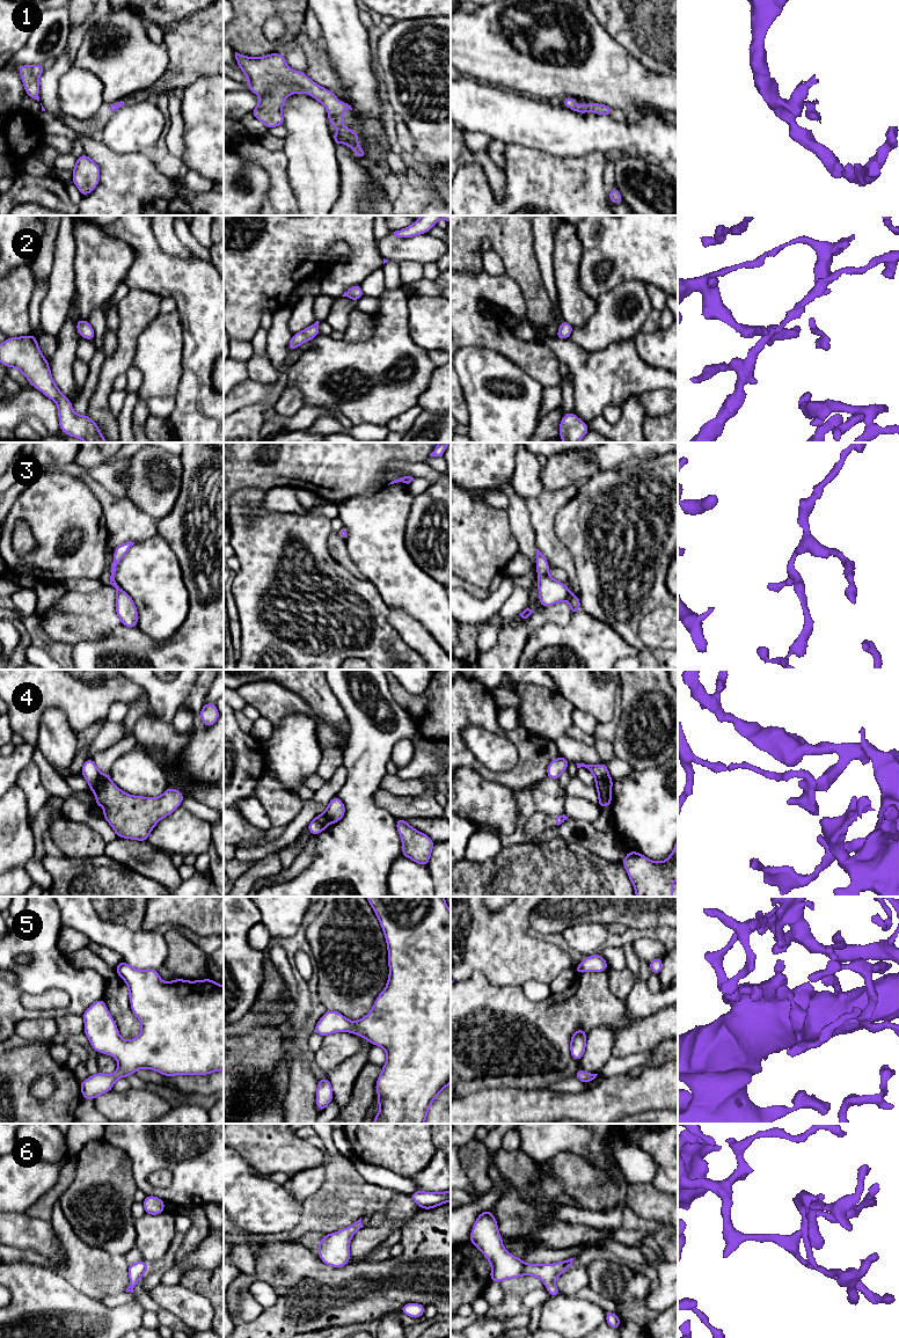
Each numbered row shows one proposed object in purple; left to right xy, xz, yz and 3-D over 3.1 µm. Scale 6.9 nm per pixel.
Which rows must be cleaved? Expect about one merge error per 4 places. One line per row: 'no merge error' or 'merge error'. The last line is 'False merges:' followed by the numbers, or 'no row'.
1: no merge error
2: no merge error
3: no merge error
4: merge error
5: no merge error
6: no merge error
False merges: 4

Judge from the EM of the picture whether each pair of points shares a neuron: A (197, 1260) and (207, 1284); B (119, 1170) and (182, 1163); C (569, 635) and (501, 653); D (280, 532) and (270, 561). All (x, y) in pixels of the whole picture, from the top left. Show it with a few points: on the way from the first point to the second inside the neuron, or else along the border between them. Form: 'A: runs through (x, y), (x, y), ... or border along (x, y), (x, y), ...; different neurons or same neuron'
A: border along (211, 1269), (190, 1269), (177, 1282); different neurons
B: border along (116, 1146), (131, 1160), (131, 1171), (137, 1187); different neurons
C: border along (542, 626), (530, 636), (519, 657); different neurons
D: runs through (280, 539), (280, 550), (277, 554); same neuron

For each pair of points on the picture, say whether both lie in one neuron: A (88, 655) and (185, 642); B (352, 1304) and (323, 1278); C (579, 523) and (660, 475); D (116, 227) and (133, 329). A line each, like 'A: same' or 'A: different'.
A: same
B: same
C: same
D: different

